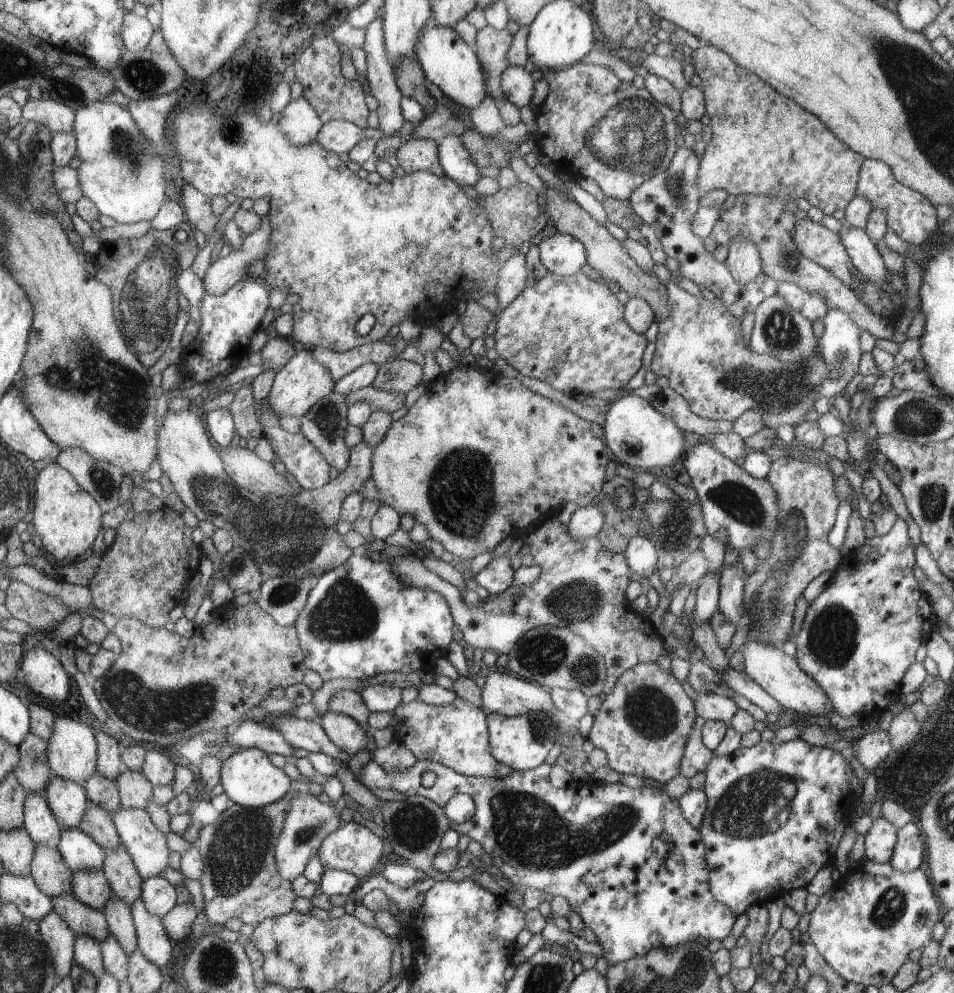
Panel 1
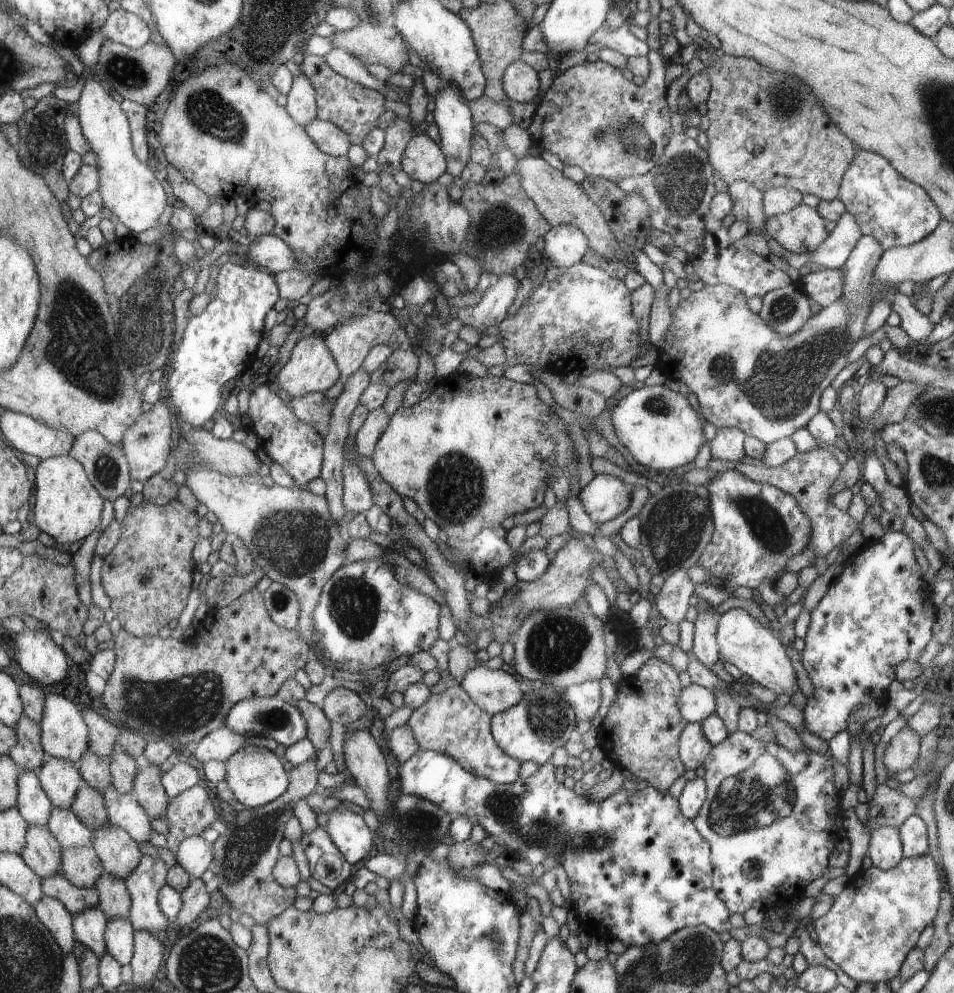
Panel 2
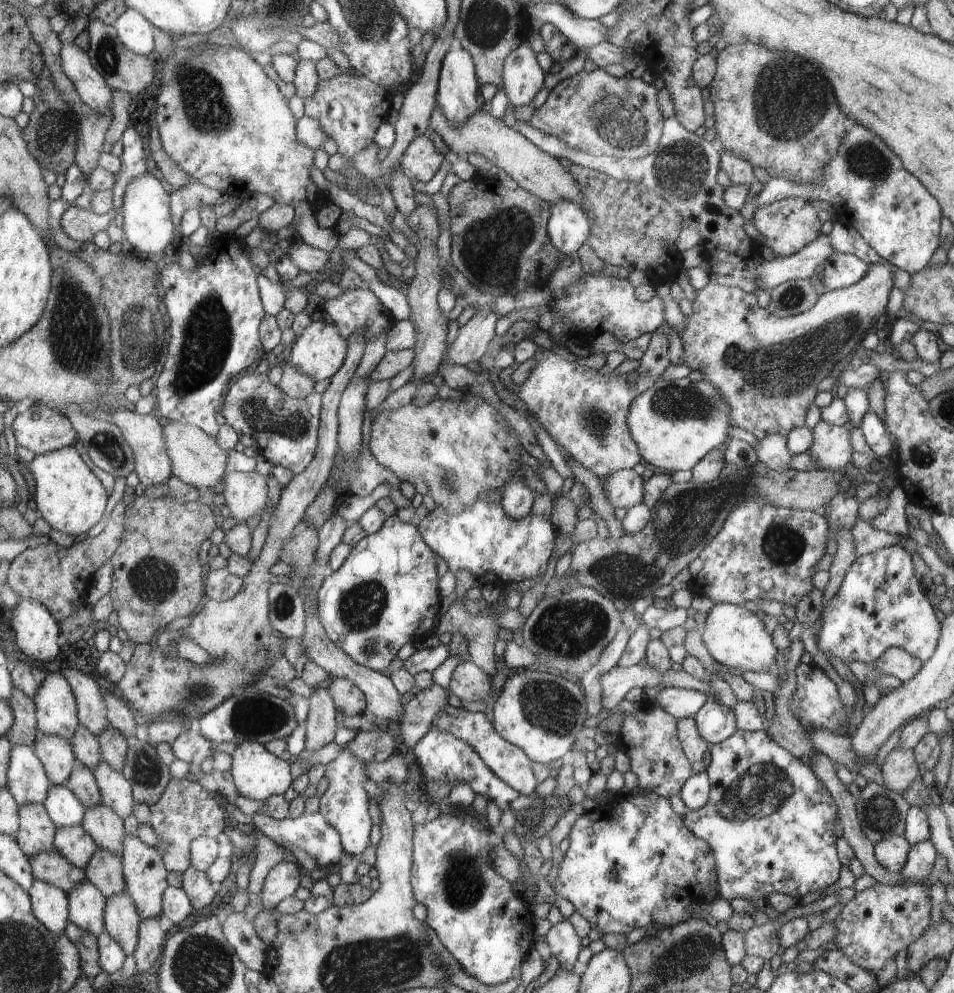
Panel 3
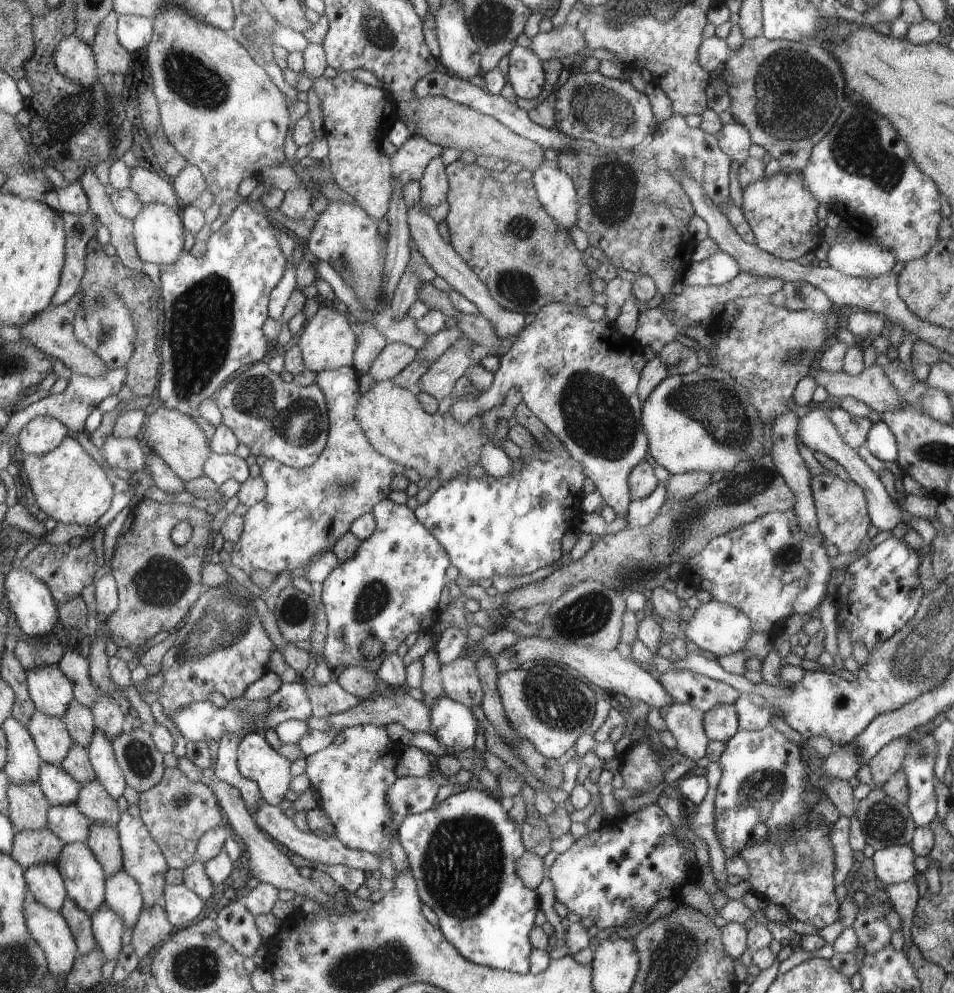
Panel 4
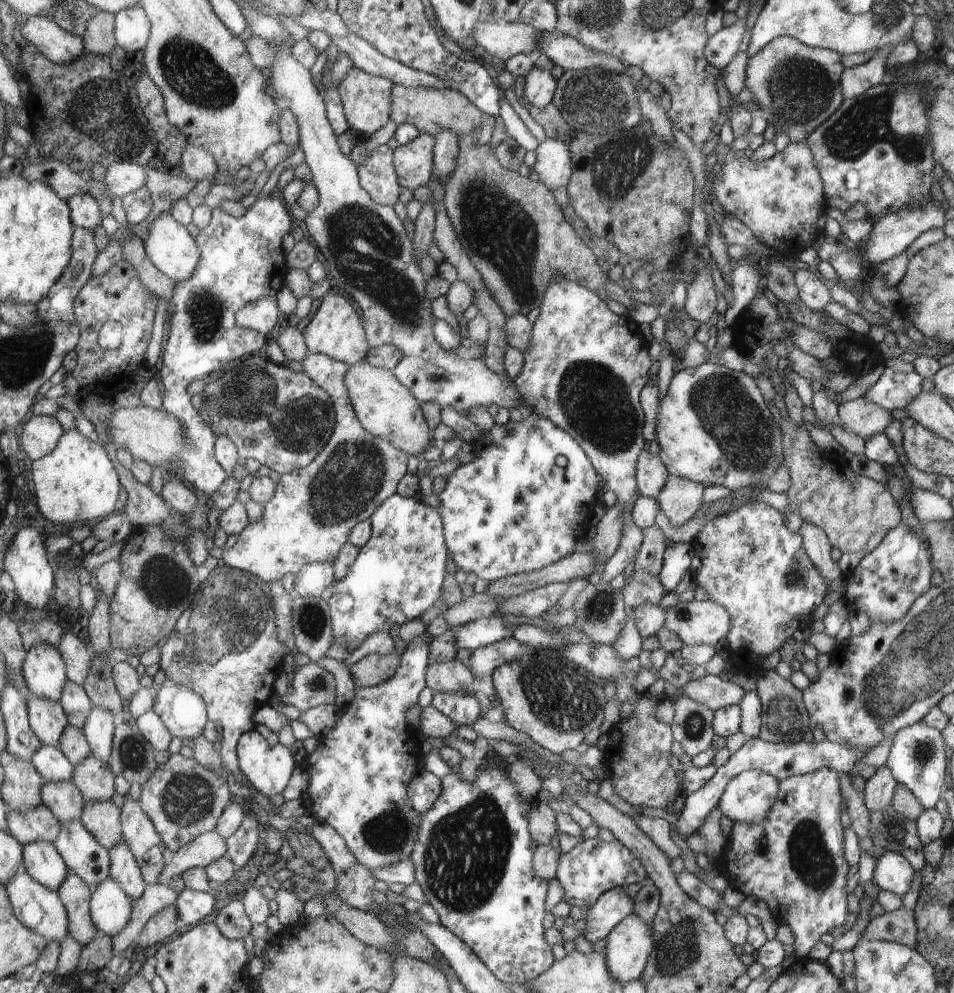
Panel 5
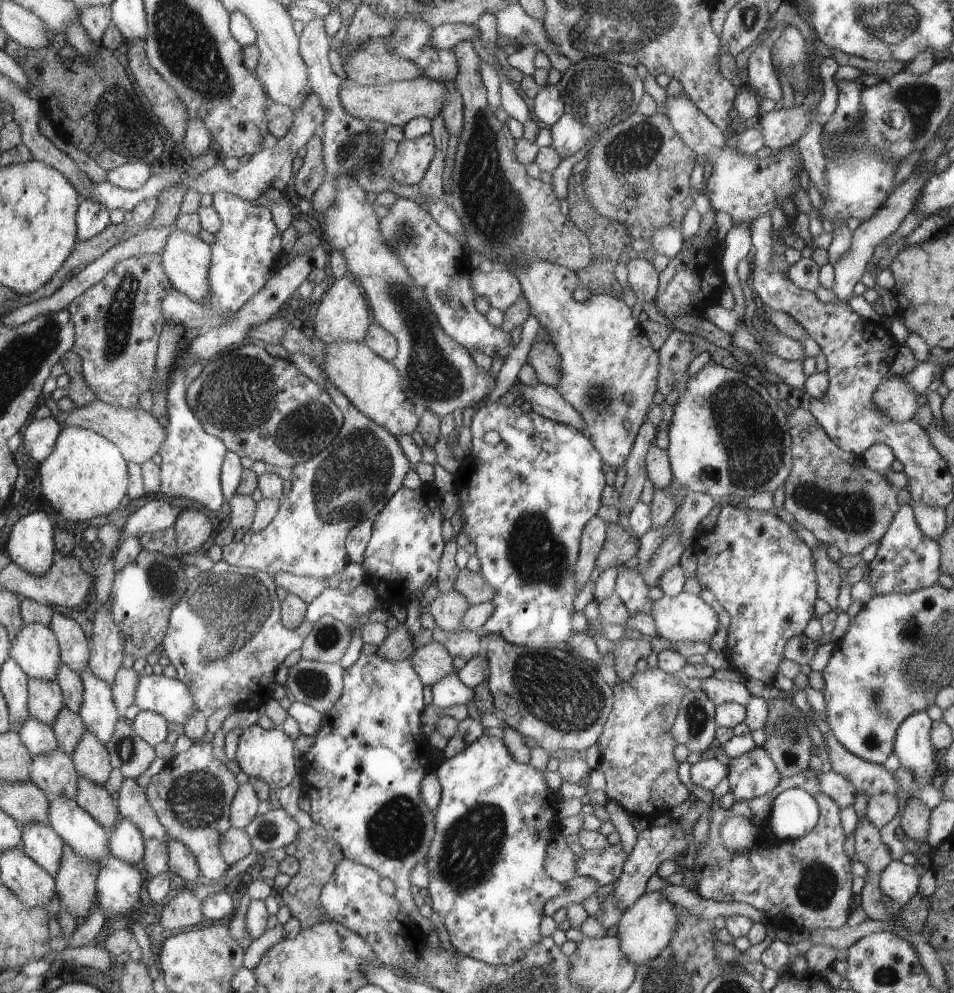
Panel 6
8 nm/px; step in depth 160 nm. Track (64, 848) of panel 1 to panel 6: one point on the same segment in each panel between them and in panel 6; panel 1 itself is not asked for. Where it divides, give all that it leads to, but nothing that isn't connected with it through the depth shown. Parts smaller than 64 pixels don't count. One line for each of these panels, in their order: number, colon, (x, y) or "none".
2: (71, 832)
3: (64, 807)
4: (60, 788)
5: (49, 761)
6: (39, 738)

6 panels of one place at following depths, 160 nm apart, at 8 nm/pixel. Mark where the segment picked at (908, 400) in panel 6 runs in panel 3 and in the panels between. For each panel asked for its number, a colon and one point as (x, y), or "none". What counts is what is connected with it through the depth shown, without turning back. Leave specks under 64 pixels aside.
3: (831, 449)
4: (854, 430)
5: (859, 417)

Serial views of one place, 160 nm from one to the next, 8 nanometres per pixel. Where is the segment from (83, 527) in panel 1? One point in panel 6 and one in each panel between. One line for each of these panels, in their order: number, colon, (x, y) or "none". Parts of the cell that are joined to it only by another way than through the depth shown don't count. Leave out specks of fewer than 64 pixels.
2: (67, 507)
3: (69, 497)
4: (69, 486)
5: (77, 482)
6: (85, 478)

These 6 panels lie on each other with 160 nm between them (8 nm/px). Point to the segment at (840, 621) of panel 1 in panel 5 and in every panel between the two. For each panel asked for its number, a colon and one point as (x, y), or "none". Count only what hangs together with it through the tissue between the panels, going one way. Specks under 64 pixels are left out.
2: (880, 611)
3: (880, 605)
4: (880, 593)
5: (884, 585)

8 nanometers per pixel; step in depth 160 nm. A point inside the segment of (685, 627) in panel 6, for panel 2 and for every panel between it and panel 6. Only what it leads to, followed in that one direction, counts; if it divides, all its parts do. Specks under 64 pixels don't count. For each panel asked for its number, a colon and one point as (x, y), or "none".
2: (758, 654)
3: (734, 637)
4: (717, 629)
5: (695, 623)

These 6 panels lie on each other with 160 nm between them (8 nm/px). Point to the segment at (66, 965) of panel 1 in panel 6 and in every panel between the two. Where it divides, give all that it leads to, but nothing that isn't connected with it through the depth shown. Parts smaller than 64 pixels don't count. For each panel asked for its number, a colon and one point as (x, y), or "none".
2: (57, 919)
3: (51, 907)
4: (44, 880)
5: (42, 860)
6: (42, 844)

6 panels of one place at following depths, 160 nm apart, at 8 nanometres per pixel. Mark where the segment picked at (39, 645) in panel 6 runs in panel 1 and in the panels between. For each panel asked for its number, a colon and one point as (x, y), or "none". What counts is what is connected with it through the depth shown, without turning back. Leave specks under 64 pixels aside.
1: (71, 749)
2: (65, 735)
3: (55, 703)
4: (51, 692)
5: (44, 671)

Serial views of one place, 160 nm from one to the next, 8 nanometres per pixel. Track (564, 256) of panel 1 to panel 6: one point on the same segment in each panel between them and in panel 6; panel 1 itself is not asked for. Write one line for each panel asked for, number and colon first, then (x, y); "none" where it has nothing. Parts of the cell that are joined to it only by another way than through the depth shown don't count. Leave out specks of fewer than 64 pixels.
2: (565, 245)
3: (569, 229)
4: (555, 188)
5: (553, 164)
6: (569, 135)

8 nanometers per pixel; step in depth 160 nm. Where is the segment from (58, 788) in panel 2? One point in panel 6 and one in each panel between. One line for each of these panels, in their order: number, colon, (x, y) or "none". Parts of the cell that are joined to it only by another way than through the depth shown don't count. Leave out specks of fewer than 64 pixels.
3: (57, 756)
4: (53, 741)
5: (48, 720)
6: (45, 700)

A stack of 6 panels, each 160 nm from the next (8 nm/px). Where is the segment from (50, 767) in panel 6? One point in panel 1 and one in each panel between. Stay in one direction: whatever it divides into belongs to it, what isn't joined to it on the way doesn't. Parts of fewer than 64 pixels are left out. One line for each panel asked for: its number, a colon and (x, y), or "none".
1: (93, 889)
2: (81, 866)
3: (73, 842)
4: (69, 824)
5: (63, 799)

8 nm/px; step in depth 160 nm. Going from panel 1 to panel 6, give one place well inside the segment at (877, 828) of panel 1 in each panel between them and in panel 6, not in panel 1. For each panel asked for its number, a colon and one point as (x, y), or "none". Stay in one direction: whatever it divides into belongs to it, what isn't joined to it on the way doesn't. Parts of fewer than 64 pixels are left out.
2: (885, 848)
3: (891, 853)
4: (895, 864)
5: (893, 873)
6: (898, 881)

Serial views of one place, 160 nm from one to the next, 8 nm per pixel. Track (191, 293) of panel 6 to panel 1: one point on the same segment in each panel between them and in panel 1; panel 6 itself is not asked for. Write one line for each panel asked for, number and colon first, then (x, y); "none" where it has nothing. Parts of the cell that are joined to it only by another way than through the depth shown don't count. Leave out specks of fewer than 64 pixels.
1: (122, 172)
2: (131, 194)
3: (148, 226)
4: (159, 233)
5: (172, 249)

